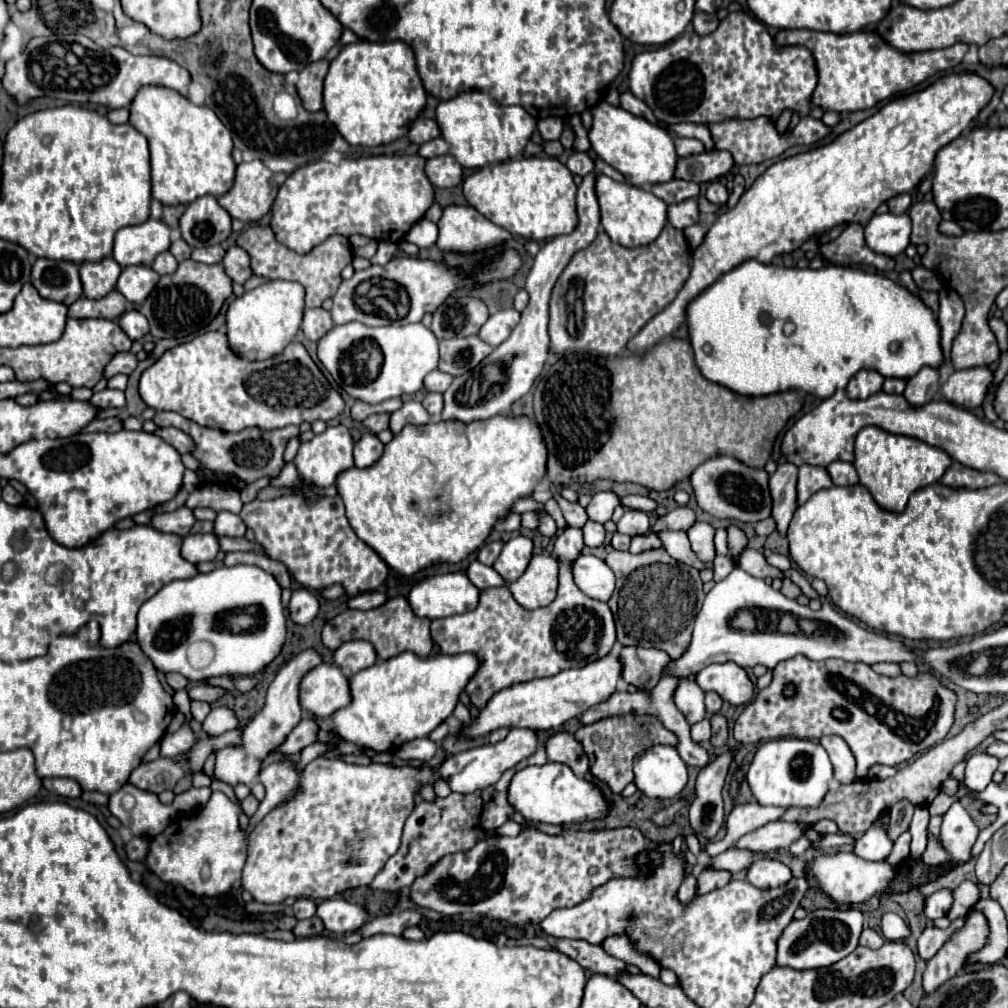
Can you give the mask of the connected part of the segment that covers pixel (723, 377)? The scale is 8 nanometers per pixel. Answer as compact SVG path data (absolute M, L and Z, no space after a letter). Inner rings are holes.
M754 259L744 261L724 273L688 305L688 327L696 365L702 375L748 397L802 389L826 399L836 389L844 389L848 379L862 369L878 371L882 377L910 379L922 367L938 369L944 363L938 319L918 295L878 273L842 265L788 269L764 265ZM786 321L796 325L792 335L784 335L782 331Z

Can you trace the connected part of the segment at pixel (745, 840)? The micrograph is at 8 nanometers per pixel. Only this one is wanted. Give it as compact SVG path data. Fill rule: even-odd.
M774 821L768 823L752 833L746 833L736 847L740 849L752 849L756 853L768 853L776 849L788 849L794 841L798 841L804 831L812 825L800 825L800 823L784 823L784 821Z

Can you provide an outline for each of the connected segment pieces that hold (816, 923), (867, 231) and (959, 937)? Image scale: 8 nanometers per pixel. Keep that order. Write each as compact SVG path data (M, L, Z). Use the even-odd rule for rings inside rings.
M818 909L800 921L792 921L778 941L778 965L798 971L830 967L858 947L862 933L862 911L858 909Z
M906 213L874 215L864 227L864 239L872 251L896 257L904 253L910 243L910 217Z
M970 907L966 915L966 923L958 929L942 949L928 961L924 971L924 991L932 993L938 989L948 977L954 977L962 965L966 965L968 957L980 951L988 943L988 921L986 917Z

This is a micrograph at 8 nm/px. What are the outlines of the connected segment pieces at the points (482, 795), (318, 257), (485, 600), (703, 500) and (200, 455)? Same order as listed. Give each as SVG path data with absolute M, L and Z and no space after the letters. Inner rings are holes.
M544 745L536 749L536 753L524 761L520 761L516 767L508 769L496 785L490 785L486 789L462 795L462 793L450 793L448 797L436 797L434 801L420 801L414 805L410 817L406 819L404 825L404 835L402 835L402 845L388 859L384 869L372 879L368 885L370 889L376 891L400 891L410 887L420 875L426 875L444 855L448 853L458 853L458 851L468 851L472 849L478 841L492 839L496 837L496 829L504 825L516 811L508 801L508 785L514 777L516 771L528 767L528 765L544 765L548 763Z
M252 225L250 229L240 233L238 245L244 251L248 251L250 259L252 259L254 275L268 277L268 279L288 279L288 281L300 283L306 289L306 307L322 307L322 303L328 297L334 297L334 293L336 293L336 289L338 289L340 281L342 281L340 271L348 263L352 263L350 241L346 237L340 237L340 235L332 235L326 243L312 249L312 253L298 255L298 253L290 251L288 247L280 245L270 227Z
M566 527L556 535L554 557L560 565L560 585L556 599L548 607L528 611L514 601L508 587L500 587L484 589L480 593L480 605L474 611L432 621L432 639L440 645L442 653L474 653L480 657L482 667L466 687L468 697L478 709L484 709L492 695L506 687L550 677L562 669L582 667L590 659L600 659L610 653L616 641L610 607L608 603L586 597L572 577L572 563L578 559L582 547L580 529ZM584 643L596 643L594 653L582 657Z
M720 455L700 465L690 479L698 505L718 519L732 519L738 523L758 523L772 515L768 473L764 469L752 469L732 457Z
M158 411L152 419L158 427L176 427L176 429L182 429L184 433L188 433L194 443L196 443L196 449L194 449L194 457L198 461L202 461L208 469L212 471L218 471L220 477L232 477L236 475L238 479L246 481L246 483L254 483L256 479L260 477L276 477L280 473L280 469L284 467L284 461L282 461L282 453L284 453L284 447L286 443L292 439L292 437L298 437L300 431L296 425L288 425L284 429L272 429L272 431L262 431L262 429L244 429L244 431L238 431L238 433L224 433L220 429L210 429L210 427L200 427L196 425L194 421L174 413L174 411Z

